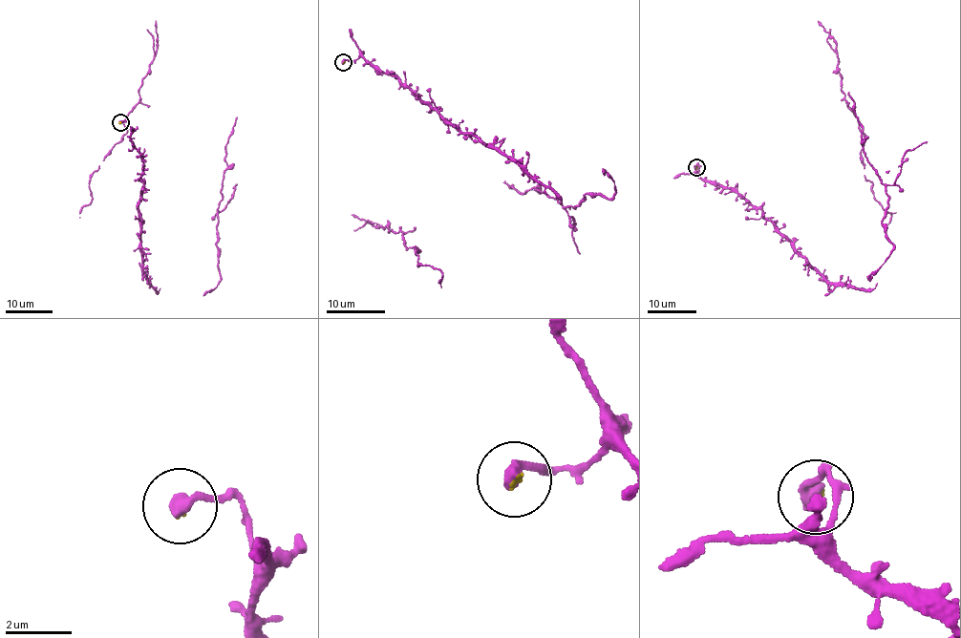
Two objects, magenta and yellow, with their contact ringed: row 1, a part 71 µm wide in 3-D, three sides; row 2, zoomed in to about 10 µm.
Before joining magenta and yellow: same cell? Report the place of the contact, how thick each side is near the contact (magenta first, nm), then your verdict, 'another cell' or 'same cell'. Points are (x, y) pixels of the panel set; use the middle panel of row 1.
(343, 62) | 440/80 nm | same cell

